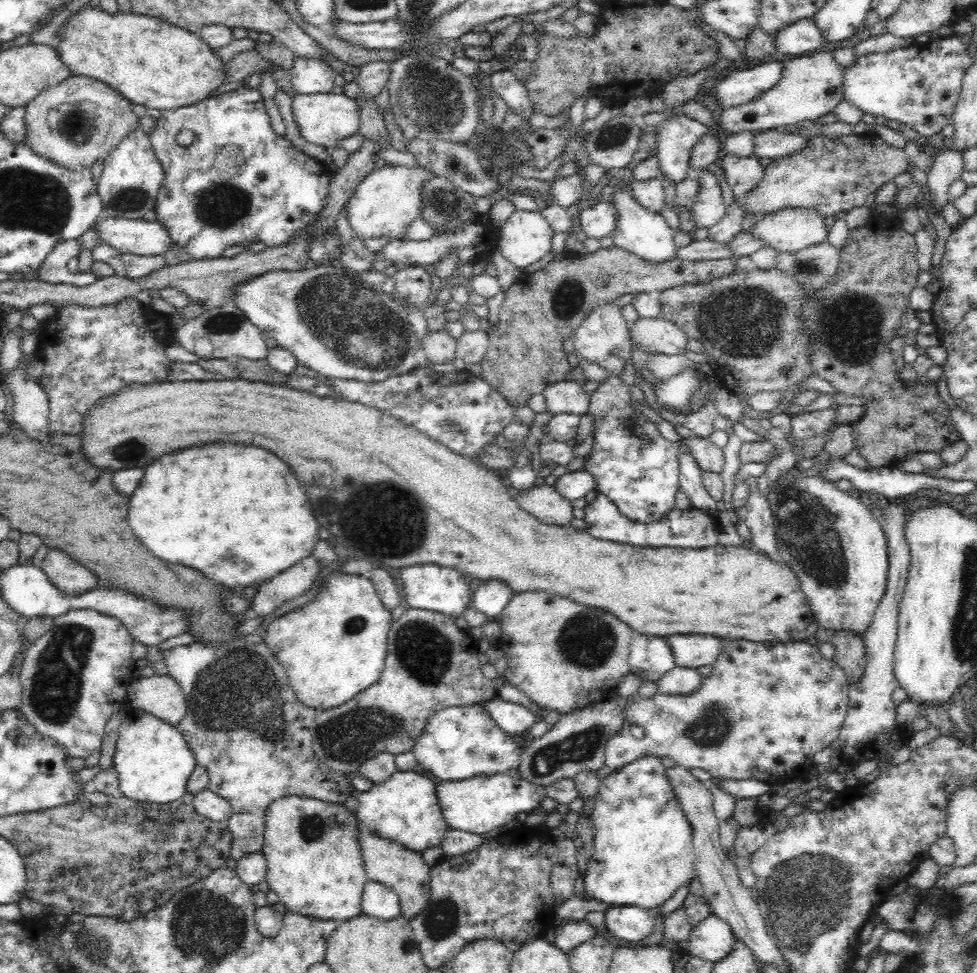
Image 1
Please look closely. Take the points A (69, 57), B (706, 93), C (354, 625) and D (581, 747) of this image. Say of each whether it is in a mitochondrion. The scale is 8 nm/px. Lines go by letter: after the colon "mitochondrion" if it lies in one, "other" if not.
A: other
B: other
C: mitochondrion
D: mitochondrion

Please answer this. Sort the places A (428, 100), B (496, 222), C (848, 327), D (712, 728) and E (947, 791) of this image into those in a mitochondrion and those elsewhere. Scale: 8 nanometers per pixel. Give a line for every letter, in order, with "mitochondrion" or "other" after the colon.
A: mitochondrion
B: other
C: mitochondrion
D: mitochondrion
E: other

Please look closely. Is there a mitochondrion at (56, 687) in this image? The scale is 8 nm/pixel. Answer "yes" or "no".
yes

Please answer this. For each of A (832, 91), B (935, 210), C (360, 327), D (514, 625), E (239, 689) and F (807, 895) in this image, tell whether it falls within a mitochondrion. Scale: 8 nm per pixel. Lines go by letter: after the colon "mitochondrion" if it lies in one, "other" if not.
A: other
B: other
C: mitochondrion
D: other
E: mitochondrion
F: mitochondrion

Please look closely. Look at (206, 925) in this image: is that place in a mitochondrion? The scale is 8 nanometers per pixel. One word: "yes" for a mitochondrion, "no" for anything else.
yes

